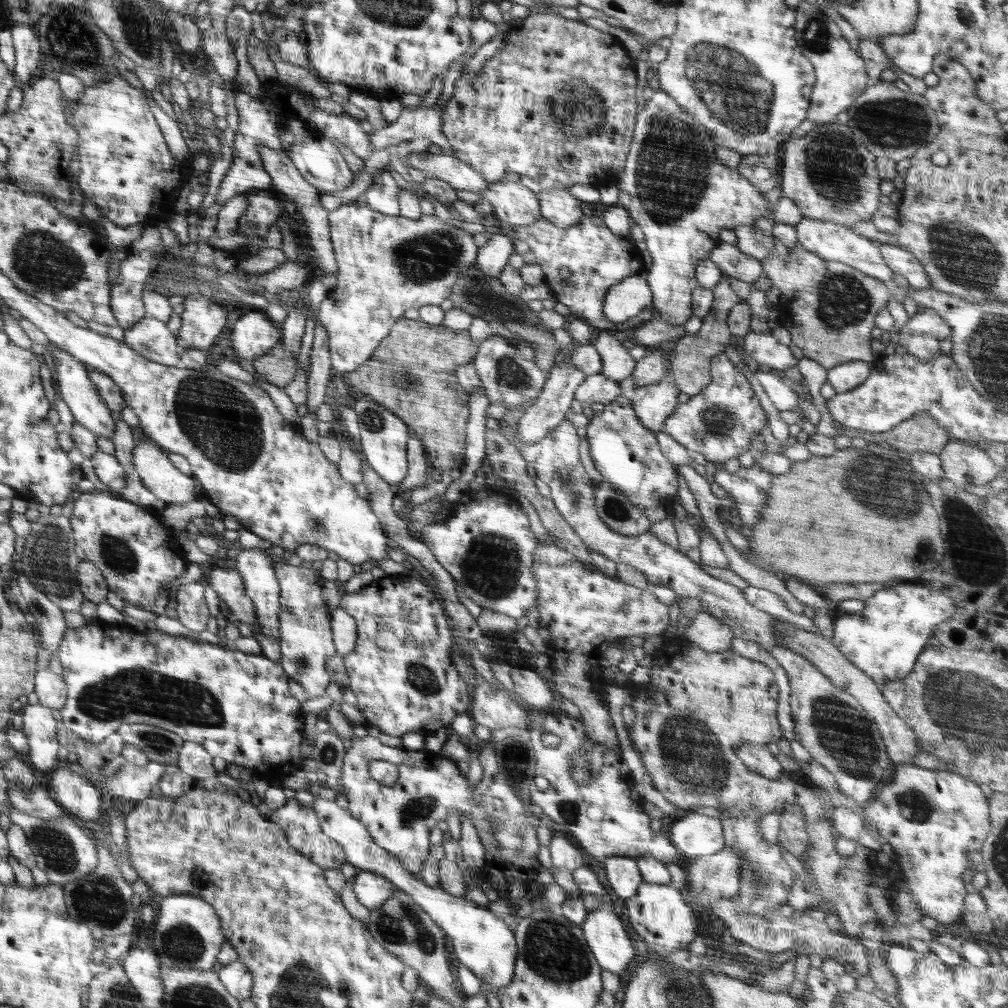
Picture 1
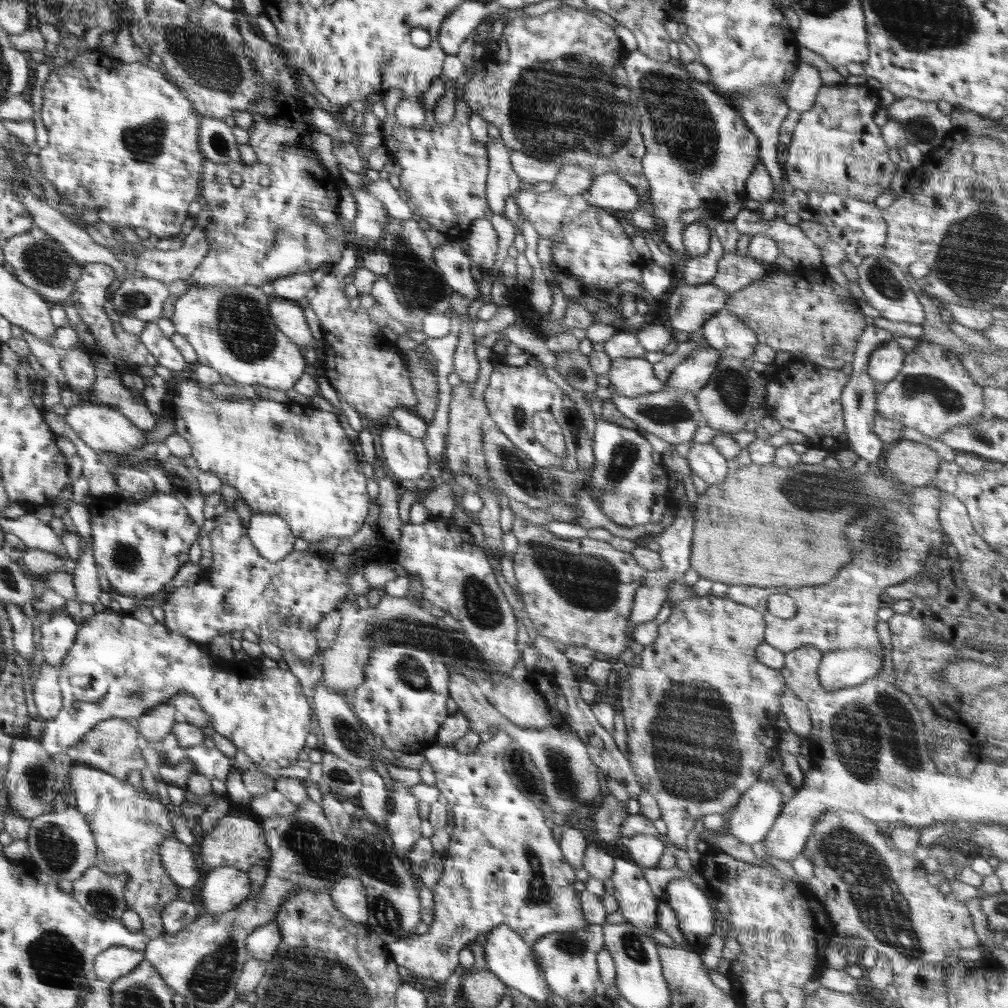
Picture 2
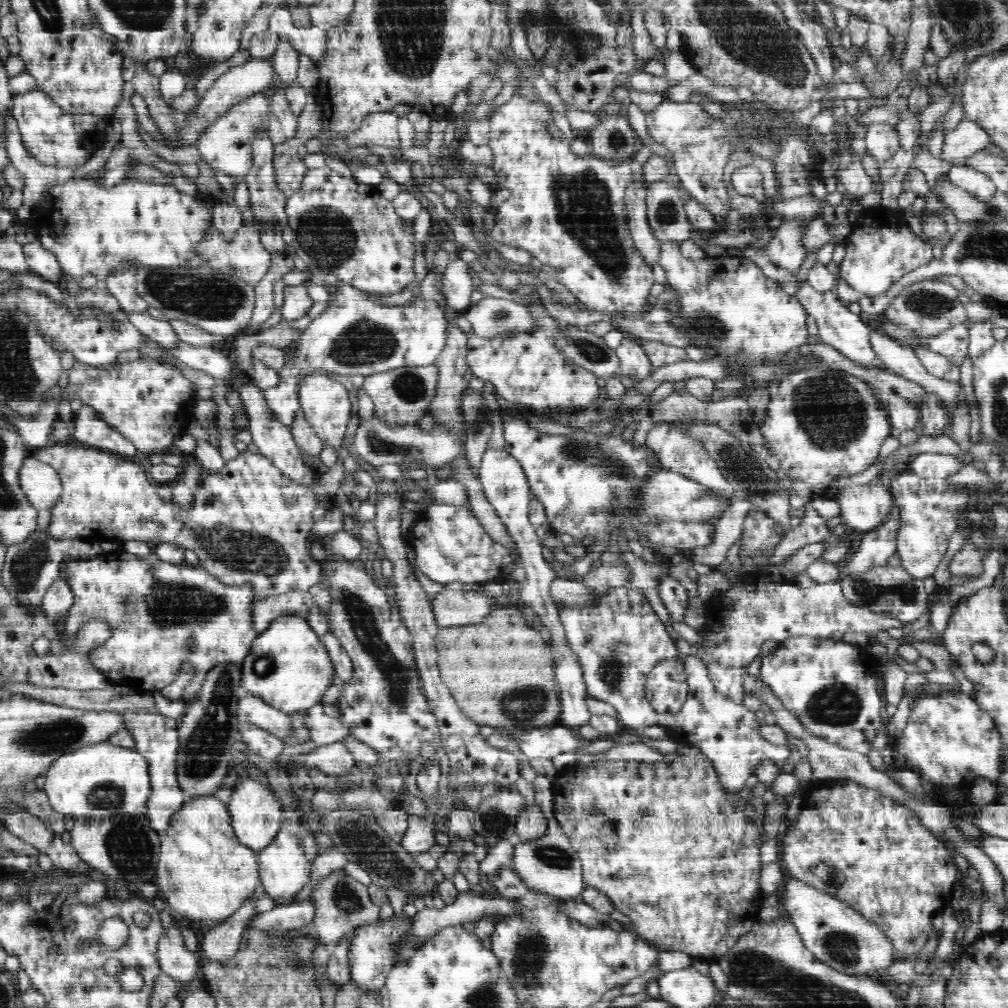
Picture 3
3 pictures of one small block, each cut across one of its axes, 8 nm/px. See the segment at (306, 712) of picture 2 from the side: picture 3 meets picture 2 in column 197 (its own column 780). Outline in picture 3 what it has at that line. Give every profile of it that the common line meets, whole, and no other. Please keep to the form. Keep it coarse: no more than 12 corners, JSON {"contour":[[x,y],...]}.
{"contour":[[831,637],[783,640],[759,677],[812,734],[867,754],[879,664]]}

